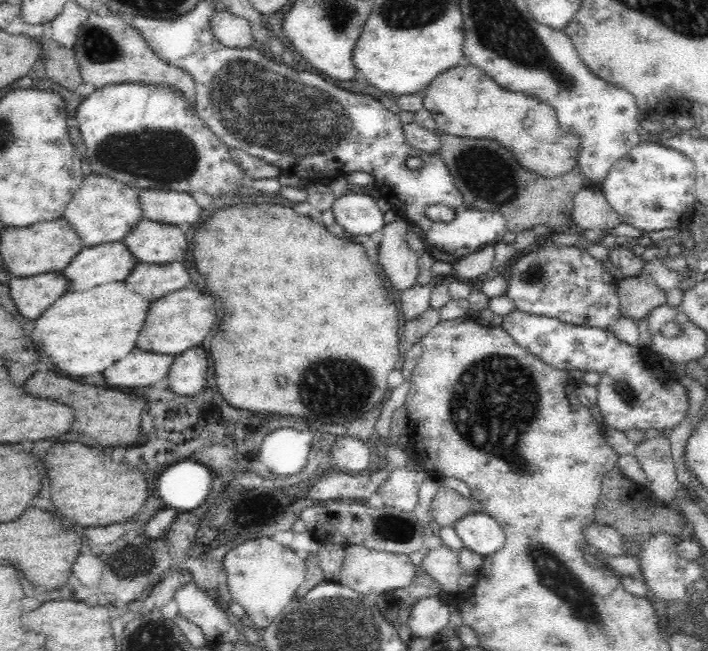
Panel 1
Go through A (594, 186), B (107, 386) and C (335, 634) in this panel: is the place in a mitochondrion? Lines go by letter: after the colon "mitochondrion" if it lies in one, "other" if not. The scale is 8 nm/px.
A: other
B: other
C: mitochondrion

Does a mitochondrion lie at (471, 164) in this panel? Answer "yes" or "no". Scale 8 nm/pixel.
yes

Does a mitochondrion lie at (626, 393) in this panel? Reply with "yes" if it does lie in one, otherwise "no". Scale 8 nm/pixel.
yes

